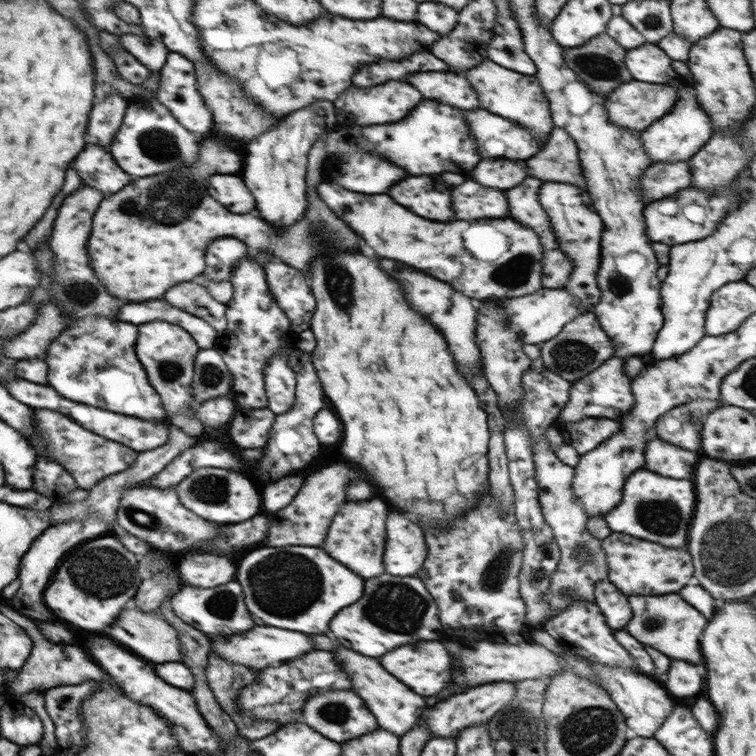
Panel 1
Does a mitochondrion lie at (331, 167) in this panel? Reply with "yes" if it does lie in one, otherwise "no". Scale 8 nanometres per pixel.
no

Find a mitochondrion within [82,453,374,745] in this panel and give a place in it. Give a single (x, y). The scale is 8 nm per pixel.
(285, 584)

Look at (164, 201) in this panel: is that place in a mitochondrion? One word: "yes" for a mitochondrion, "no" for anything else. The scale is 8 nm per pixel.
yes

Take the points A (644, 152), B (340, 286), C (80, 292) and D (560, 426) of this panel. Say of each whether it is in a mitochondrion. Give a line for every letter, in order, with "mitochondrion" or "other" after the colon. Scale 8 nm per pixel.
A: other
B: mitochondrion
C: mitochondrion
D: other

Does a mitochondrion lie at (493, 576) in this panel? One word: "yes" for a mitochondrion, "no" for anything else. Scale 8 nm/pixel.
yes

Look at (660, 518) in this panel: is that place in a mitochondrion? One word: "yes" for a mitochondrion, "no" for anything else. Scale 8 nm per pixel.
yes

